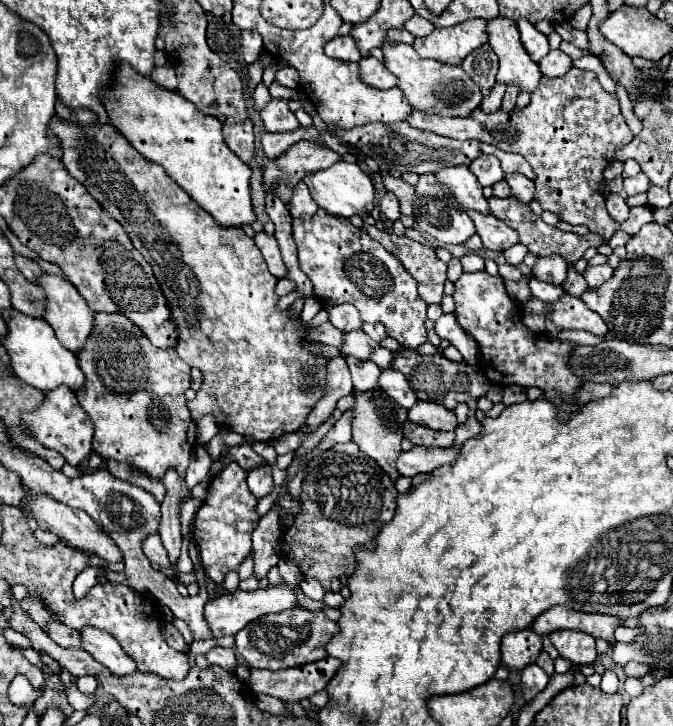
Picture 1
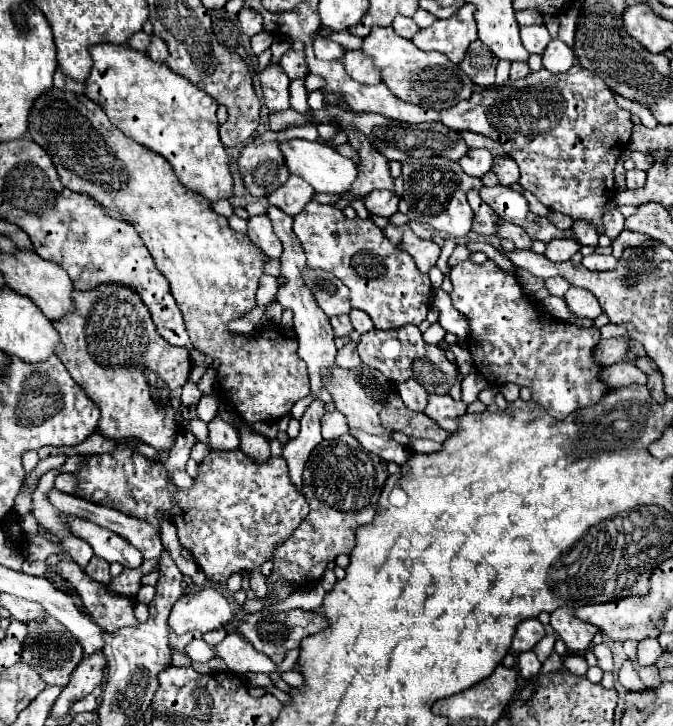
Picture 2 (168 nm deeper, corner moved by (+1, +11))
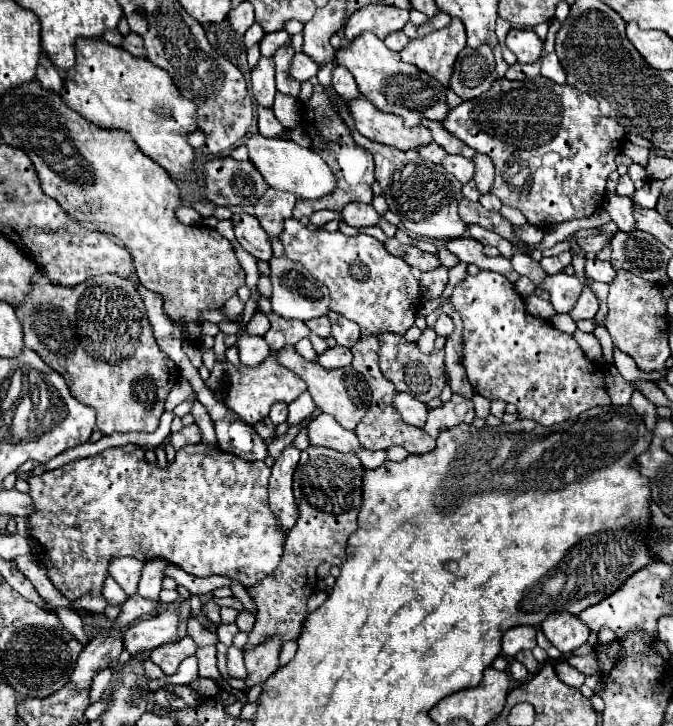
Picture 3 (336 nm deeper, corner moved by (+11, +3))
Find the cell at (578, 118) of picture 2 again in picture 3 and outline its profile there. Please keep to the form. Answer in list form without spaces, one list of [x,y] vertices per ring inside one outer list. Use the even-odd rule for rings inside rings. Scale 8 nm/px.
[[[544,76],[524,82],[498,78],[480,98],[462,102],[450,110],[442,124],[450,134],[464,140],[470,148],[490,156],[496,168],[496,180],[490,194],[498,196],[502,204],[520,210],[526,220],[538,228],[592,216],[602,206],[606,195],[606,178],[612,170],[616,170],[614,160],[620,154],[622,140],[626,136],[624,128],[620,128],[616,120],[600,114],[598,102],[592,96],[578,92],[568,84],[554,84]]]

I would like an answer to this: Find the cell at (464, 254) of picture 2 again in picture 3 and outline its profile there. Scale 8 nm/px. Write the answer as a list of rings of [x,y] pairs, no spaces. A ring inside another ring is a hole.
[[[440,266],[440,268],[432,270],[432,272],[422,274],[422,278],[420,278],[420,288],[422,288],[420,294],[422,294],[424,300],[440,298],[446,284],[448,284],[448,268]]]

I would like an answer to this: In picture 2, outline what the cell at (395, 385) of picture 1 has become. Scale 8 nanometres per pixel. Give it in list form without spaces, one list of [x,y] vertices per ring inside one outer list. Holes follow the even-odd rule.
[[[410,378],[410,380],[406,380],[406,382],[396,382],[394,388],[396,388],[396,392],[400,394],[402,402],[404,402],[410,410],[422,412],[422,410],[426,408],[426,396],[428,396],[428,392],[426,392],[414,378]]]

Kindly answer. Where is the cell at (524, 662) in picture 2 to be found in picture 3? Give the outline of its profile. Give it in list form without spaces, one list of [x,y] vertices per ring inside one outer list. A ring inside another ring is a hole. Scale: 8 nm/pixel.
[[[512,660],[512,662],[510,662],[510,676],[512,676],[516,682],[526,682],[526,680],[528,680],[528,670],[526,670],[518,660]]]

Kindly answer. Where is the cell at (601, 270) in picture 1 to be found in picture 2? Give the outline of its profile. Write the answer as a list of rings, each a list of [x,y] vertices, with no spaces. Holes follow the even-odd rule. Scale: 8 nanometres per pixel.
[[[590,254],[586,258],[582,258],[582,264],[588,270],[612,270],[616,268],[618,260],[614,256],[600,256],[600,254]]]

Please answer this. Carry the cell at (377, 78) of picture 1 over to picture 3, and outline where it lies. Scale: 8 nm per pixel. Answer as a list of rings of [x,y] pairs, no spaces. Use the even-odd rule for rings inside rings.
[[[336,66],[332,72],[332,88],[334,92],[344,100],[354,100],[360,96],[356,88],[356,80],[352,80],[352,74],[344,66]]]

